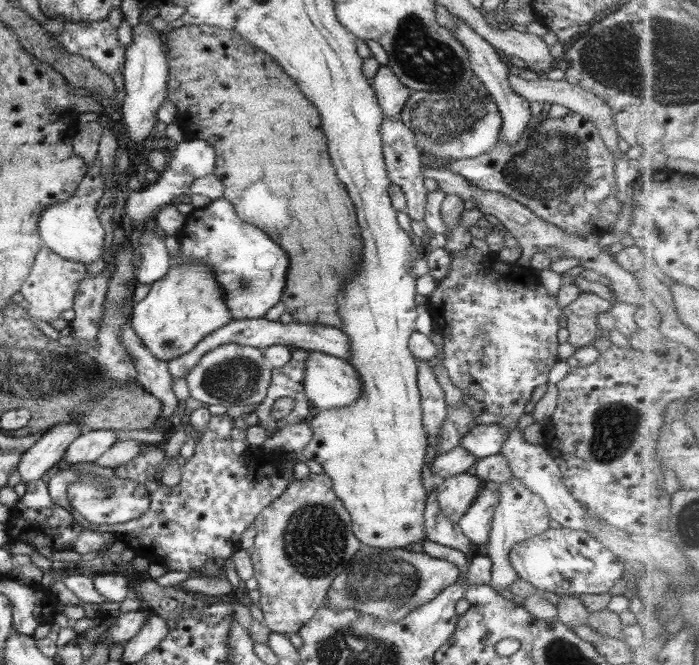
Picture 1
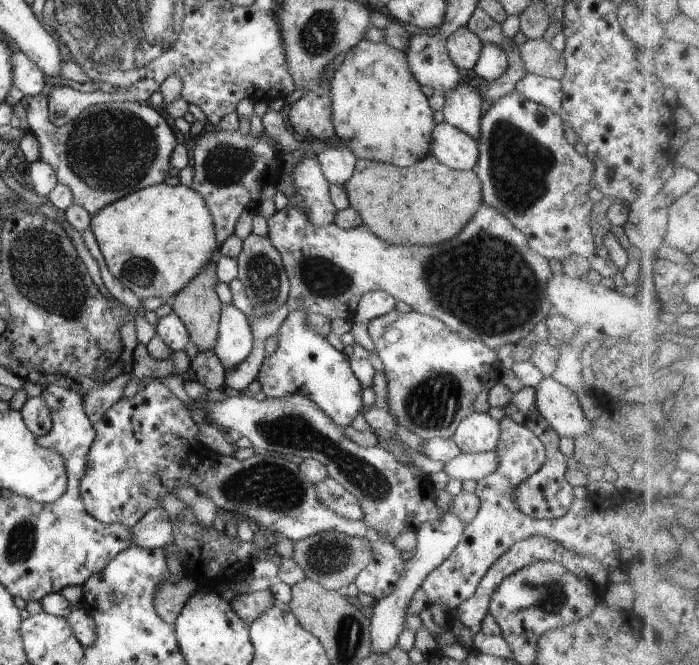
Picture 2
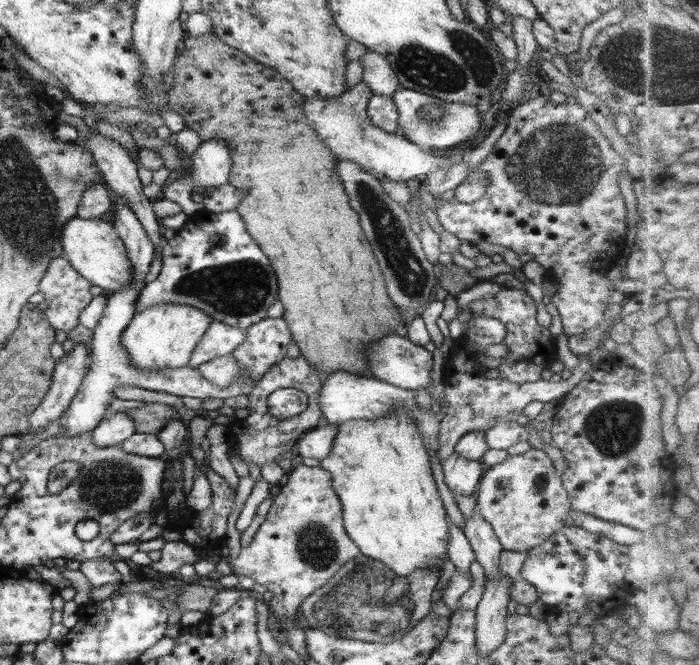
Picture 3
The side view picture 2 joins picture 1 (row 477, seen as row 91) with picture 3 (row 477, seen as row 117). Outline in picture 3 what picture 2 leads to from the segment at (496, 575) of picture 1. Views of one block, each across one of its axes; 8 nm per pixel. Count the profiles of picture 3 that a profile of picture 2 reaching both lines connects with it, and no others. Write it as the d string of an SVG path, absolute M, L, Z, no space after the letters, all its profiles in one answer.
M532 448L525 452L524 454L519 455L508 455L506 460L496 464L496 466L490 466L487 470L484 470L483 476L480 478L480 484L478 484L477 490L475 492L476 497L476 507L477 511L492 525L493 531L496 534L496 538L500 542L500 545L503 547L503 550L510 550L512 552L527 552L536 546L548 541L549 539L554 539L556 537L557 530L560 530L565 525L565 520L570 517L571 502L568 494L568 490L564 488L562 484L562 478L556 472L556 468L552 463L551 458L548 456L544 450L536 450Z

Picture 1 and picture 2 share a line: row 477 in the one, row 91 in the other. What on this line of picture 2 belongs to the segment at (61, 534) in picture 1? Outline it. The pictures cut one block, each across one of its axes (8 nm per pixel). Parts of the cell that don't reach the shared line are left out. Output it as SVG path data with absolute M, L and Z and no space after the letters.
M45 76L44 90L34 96L24 96L21 103L26 110L26 132L32 133L40 145L40 157L38 160L52 166L60 183L65 184L72 191L74 204L82 206L90 216L94 216L104 206L112 204L137 190L147 186L164 183L169 177L170 158L174 148L178 146L174 130L168 125L161 112L143 102L116 101L111 103L100 103L88 106L78 118L64 126L56 126L49 119L48 96L54 86L72 85L71 80L61 79L60 76Z

